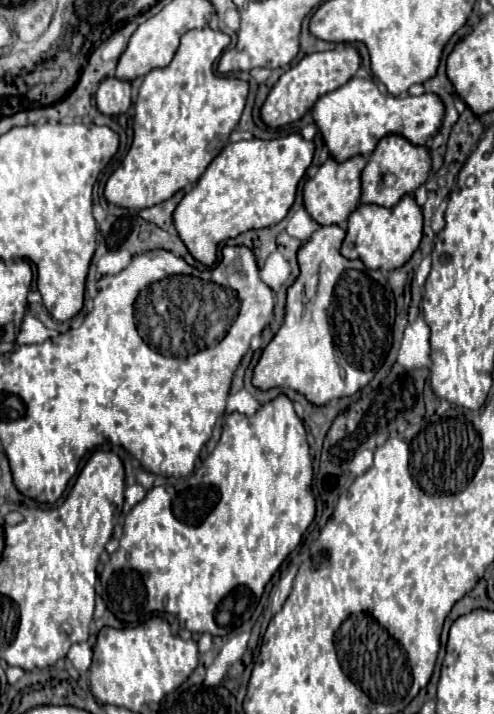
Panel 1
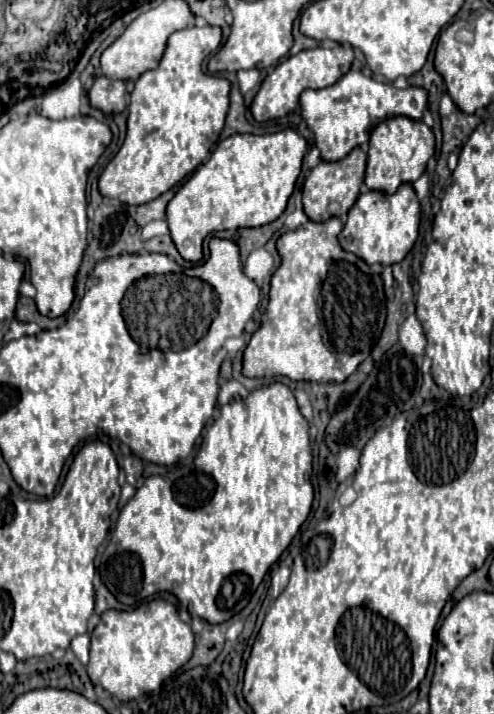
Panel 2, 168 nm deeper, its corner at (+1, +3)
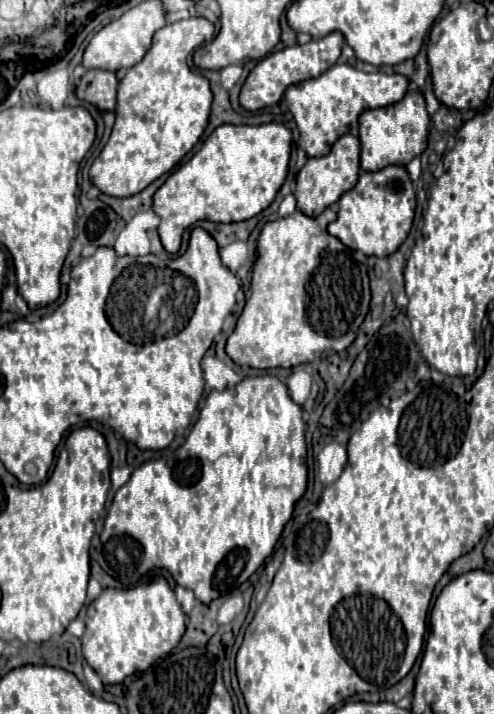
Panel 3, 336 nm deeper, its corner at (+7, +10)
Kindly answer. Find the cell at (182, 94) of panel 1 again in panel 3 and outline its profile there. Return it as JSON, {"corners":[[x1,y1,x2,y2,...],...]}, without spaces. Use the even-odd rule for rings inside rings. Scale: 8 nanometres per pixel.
{"corners":[[191,17,185,21,169,23,153,35,153,45,147,51,147,55,137,65,133,65,127,71,127,75,121,79,119,89,117,89,117,109,115,109,117,119,113,125,113,133,107,145,103,147,101,155,93,161,89,169,89,177,93,185,99,187,101,193,111,195,111,197,131,197,133,193,143,191,155,179,169,173,201,139,209,123,209,109,213,103,213,93,211,93,209,79,189,69,187,57,203,41,211,41,213,35,215,35,215,27,205,17]]}

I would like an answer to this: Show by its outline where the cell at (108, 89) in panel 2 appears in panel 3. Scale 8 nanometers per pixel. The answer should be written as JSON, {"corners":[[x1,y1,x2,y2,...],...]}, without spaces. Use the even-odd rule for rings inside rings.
{"corners":[[89,69,81,77,75,93,79,99,99,107,101,111,113,111,117,105,117,85,119,81,115,73,101,71,101,69]]}

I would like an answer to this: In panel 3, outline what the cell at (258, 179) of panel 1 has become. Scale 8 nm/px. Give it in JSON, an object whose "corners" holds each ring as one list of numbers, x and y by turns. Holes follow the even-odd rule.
{"corners":[[267,123,267,125,221,125,217,127,205,141,203,147,183,163,175,173,167,177,167,181,159,187,153,197,153,211,161,217,159,235,161,243,169,253,177,253,183,241,183,233,197,221,245,221,259,215,267,209,277,197,281,185,287,177,287,165,291,155,291,131,283,123]]}

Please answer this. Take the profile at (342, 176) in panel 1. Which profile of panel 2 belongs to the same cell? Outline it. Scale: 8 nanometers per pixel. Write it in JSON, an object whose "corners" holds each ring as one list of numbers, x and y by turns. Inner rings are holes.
{"corners":[[361,148,351,150,343,160,337,162,319,162,309,178,303,184,303,208,305,214,313,220,313,222,325,222,333,216,343,216,347,214,347,210,355,204,359,192,361,192,361,184,365,178,365,164,367,164,367,154]]}

